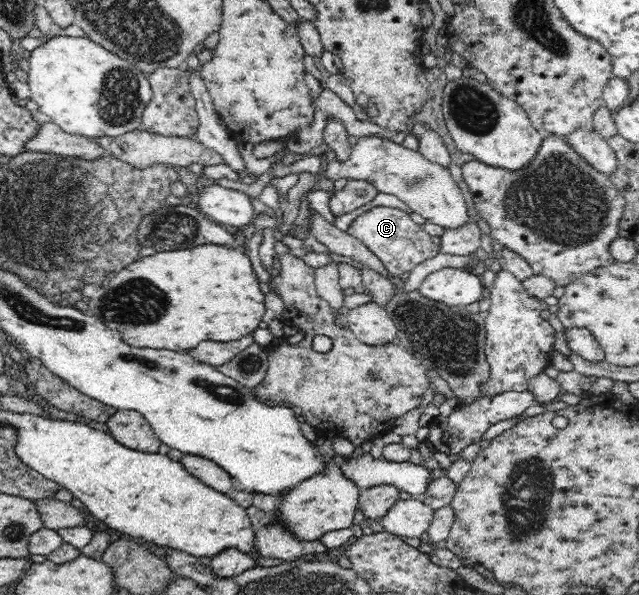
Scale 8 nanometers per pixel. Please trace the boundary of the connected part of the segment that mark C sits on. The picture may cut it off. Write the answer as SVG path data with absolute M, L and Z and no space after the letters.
M373 207L358 216L347 232L360 239L380 259L391 279L410 272L420 262L434 258L439 253L439 246L432 243L431 236L424 231L424 227L414 223L408 213L398 208Z

